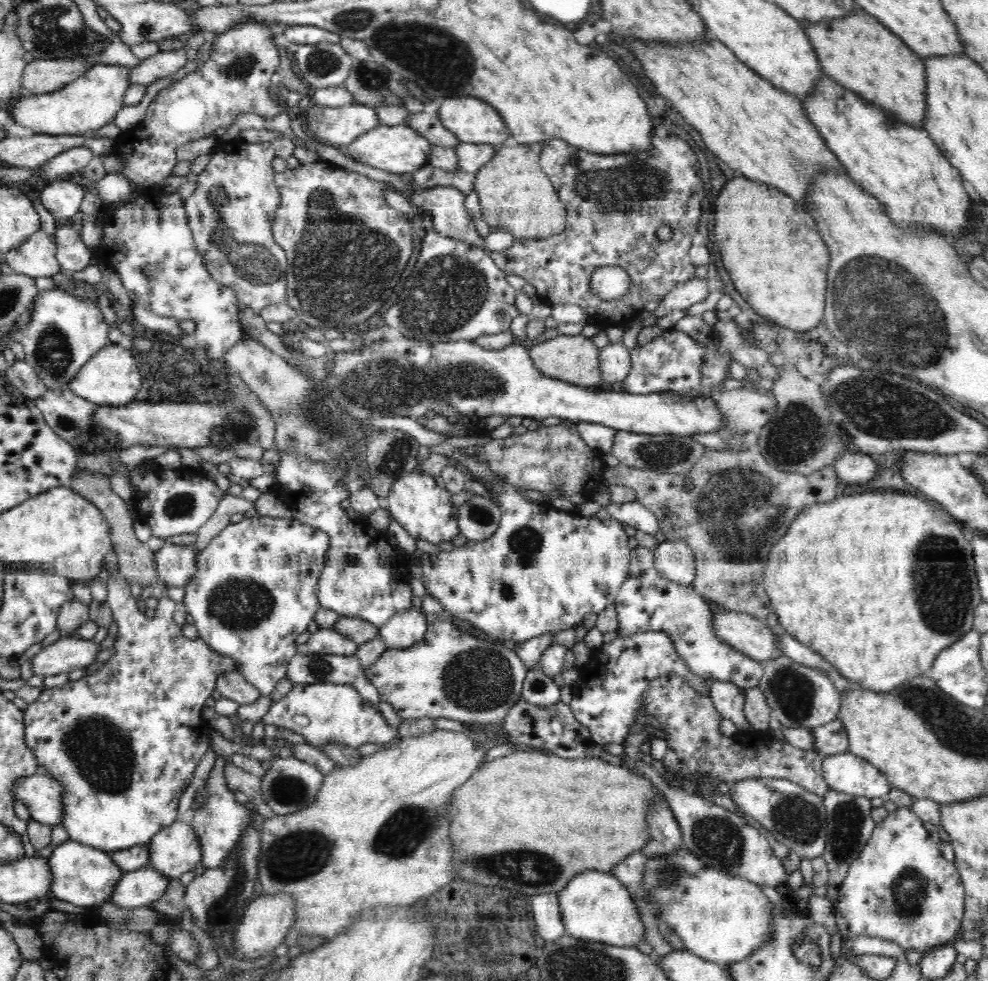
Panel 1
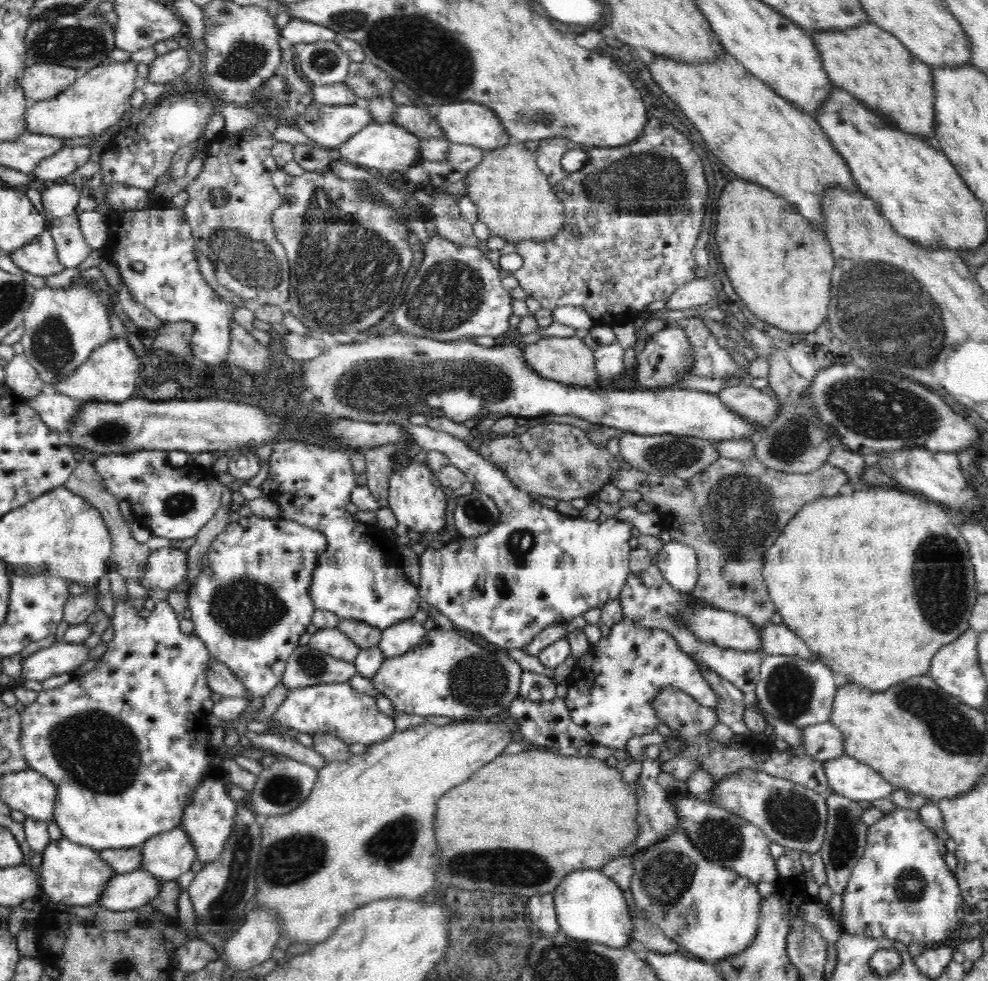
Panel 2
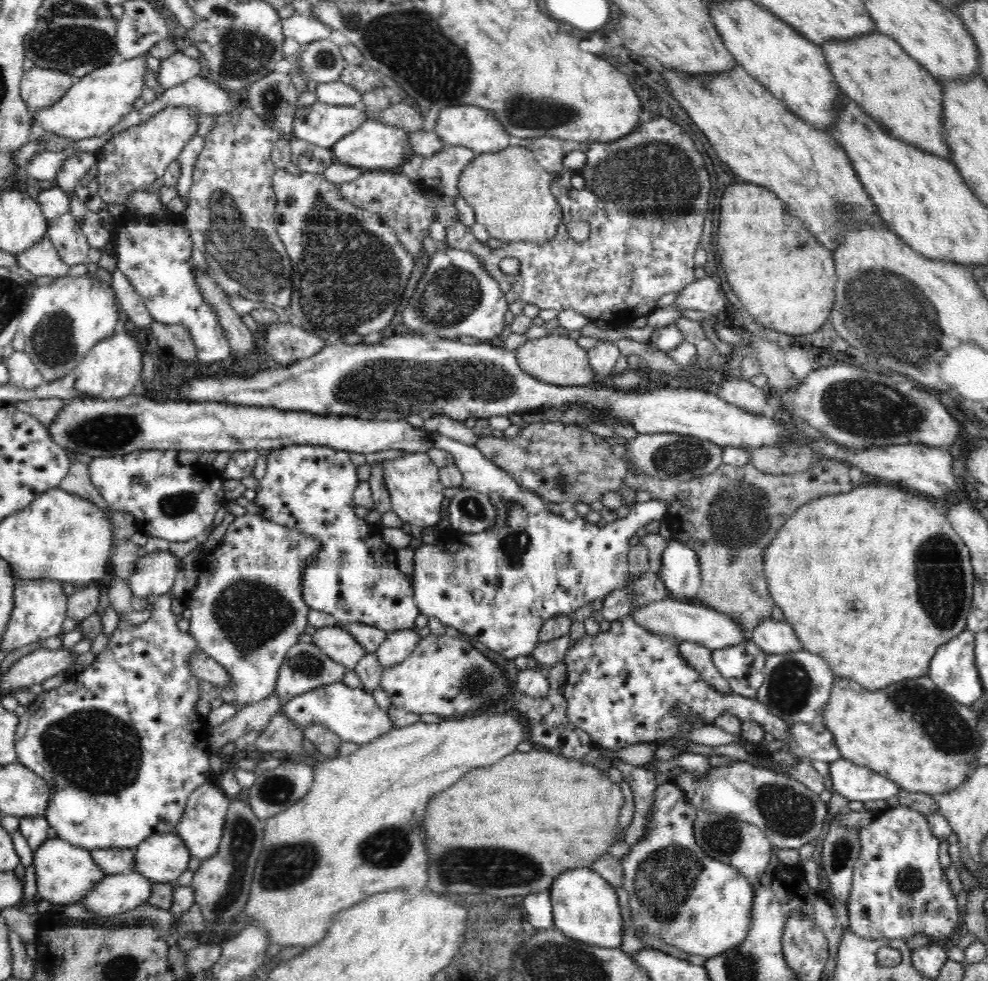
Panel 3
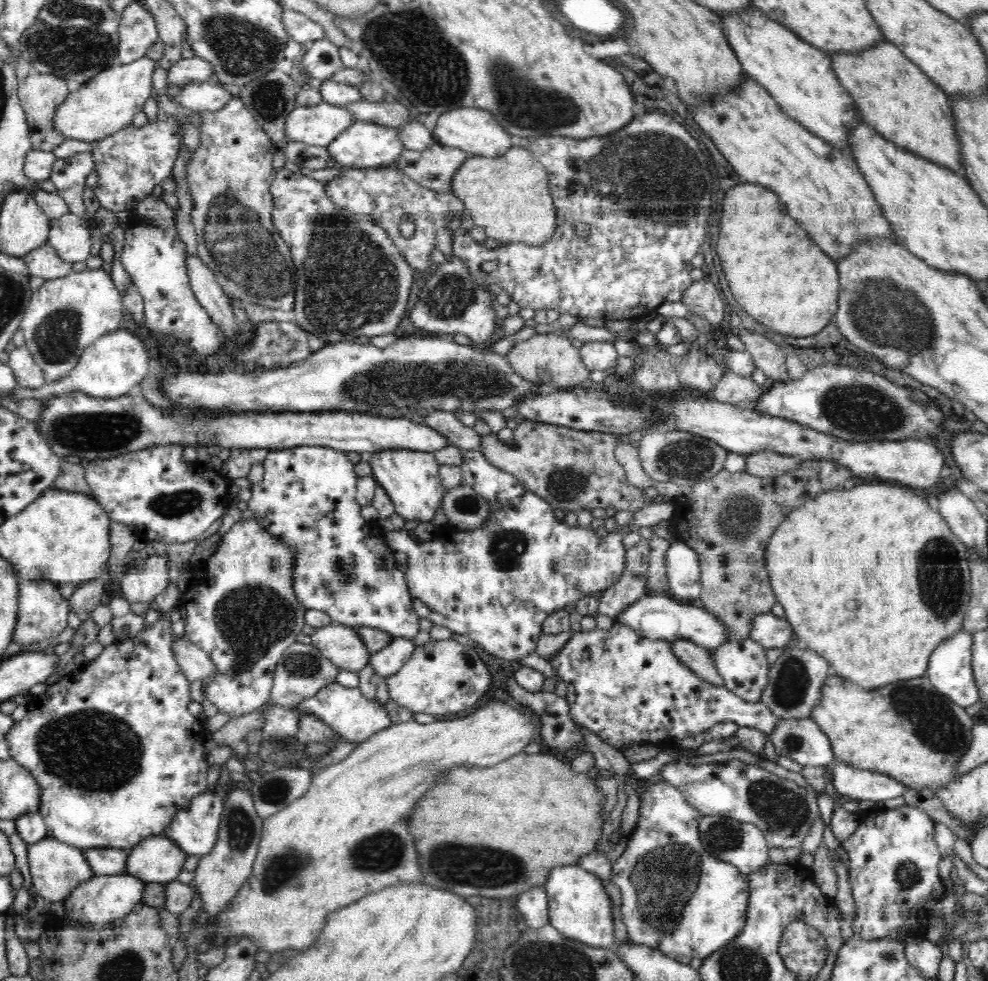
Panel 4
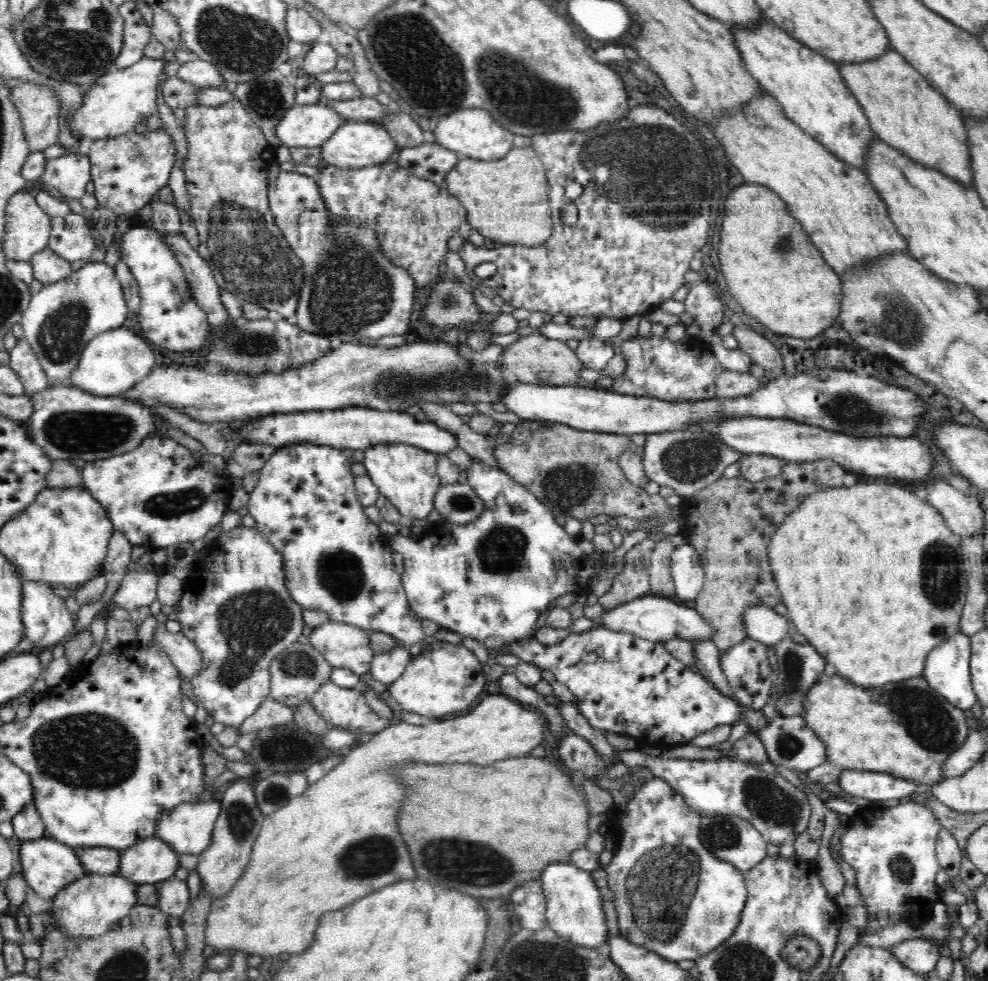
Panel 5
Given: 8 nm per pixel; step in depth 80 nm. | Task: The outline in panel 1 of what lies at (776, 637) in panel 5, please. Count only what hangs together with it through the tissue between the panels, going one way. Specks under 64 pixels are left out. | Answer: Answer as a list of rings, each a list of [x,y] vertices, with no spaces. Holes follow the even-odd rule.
[[[786,632],[782,637],[779,637],[779,640],[781,640],[780,653],[783,656],[792,658],[794,661],[808,667],[823,670],[823,674],[826,674],[833,681],[835,688],[840,692],[852,690],[848,680],[844,676],[840,676],[837,670],[826,663],[826,660],[820,658],[820,654],[814,652],[812,648],[801,644],[796,638],[793,638],[791,634],[786,634]]]

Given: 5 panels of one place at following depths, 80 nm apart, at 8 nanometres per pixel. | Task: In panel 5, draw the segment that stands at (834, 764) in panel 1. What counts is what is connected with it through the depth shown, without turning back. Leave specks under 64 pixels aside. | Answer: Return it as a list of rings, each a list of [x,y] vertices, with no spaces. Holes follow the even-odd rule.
[[[842,770],[838,784],[844,792],[869,801],[887,801],[894,798],[901,800],[918,788],[918,783],[896,778],[890,773],[861,770]]]

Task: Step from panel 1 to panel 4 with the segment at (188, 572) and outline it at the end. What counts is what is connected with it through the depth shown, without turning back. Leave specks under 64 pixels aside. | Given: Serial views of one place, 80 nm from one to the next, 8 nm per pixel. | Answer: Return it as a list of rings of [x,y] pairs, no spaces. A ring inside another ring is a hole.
[[[167,555],[148,556],[131,566],[123,575],[119,590],[130,604],[155,600],[170,581]]]

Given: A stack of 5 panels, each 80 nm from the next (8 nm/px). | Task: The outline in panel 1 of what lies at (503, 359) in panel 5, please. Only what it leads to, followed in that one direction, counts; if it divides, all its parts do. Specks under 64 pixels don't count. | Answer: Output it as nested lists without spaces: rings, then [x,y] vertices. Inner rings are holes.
[[[581,334],[558,335],[540,343],[535,342],[529,353],[537,369],[542,374],[550,375],[552,378],[587,388],[598,386],[603,382],[599,367],[599,349],[590,338]]]

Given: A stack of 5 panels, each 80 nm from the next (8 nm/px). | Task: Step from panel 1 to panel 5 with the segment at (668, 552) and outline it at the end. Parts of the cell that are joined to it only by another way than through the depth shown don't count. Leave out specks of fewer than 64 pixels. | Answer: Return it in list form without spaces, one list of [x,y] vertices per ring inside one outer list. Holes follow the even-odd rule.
[[[690,543],[677,546],[670,558],[670,570],[675,586],[675,599],[694,600],[704,586],[704,569],[698,551]]]

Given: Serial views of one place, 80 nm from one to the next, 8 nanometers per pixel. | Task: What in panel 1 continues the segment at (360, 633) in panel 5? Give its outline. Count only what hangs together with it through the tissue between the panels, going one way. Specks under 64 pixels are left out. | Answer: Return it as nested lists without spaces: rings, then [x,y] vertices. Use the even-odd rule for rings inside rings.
[[[321,628],[314,632],[305,644],[297,646],[298,654],[334,654],[341,656],[355,656],[359,646],[351,638],[339,634],[334,629]]]

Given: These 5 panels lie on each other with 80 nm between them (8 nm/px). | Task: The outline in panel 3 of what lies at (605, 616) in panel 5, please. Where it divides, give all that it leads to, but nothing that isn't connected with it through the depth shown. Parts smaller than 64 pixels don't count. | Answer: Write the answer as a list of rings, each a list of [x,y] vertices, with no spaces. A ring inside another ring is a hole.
[[[671,597],[638,607],[630,616],[636,620],[638,626],[644,627],[652,634],[670,634],[679,642],[691,641],[712,651],[751,641],[751,634],[744,633],[742,627],[736,625],[736,620],[730,619],[730,616],[704,604],[686,603]]]

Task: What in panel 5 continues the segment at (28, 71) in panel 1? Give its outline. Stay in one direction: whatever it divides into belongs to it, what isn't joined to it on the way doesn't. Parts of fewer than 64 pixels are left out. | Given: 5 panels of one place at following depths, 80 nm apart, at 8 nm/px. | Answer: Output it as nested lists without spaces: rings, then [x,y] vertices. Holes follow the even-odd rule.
[[[21,83],[11,90],[10,100],[17,110],[31,152],[58,144],[59,102],[49,86]]]

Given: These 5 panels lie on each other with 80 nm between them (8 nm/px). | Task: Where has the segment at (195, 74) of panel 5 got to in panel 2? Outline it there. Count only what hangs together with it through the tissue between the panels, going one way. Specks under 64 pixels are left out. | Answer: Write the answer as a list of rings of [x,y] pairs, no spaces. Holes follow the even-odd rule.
[[[178,47],[176,50],[157,56],[149,66],[149,73],[144,82],[156,82],[156,84],[168,84],[184,76],[190,68],[188,51]]]

